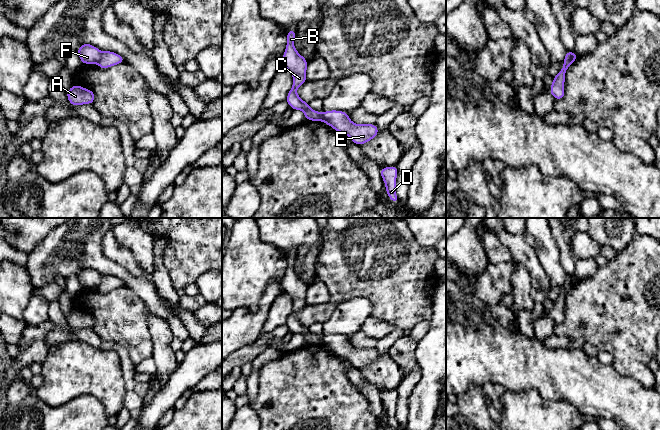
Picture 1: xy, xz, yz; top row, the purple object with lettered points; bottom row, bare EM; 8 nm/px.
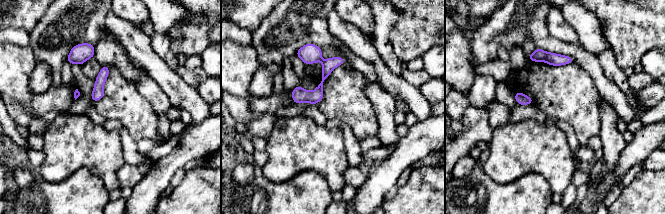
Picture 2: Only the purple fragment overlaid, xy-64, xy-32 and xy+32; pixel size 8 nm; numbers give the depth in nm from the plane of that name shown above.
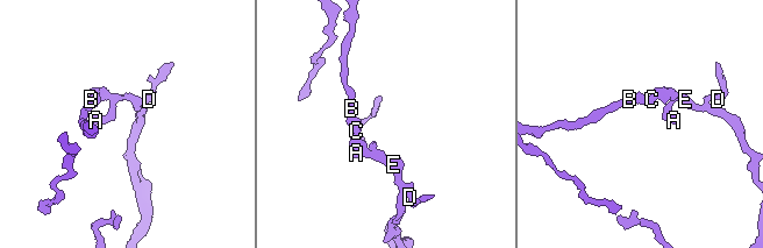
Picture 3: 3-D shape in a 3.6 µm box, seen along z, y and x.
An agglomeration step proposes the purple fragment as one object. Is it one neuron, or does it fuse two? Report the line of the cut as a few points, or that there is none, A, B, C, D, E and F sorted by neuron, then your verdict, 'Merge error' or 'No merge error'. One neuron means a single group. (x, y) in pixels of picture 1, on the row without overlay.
Split along xy (102, 276), (96, 287). Groups: A D E / B C F. Merge error

